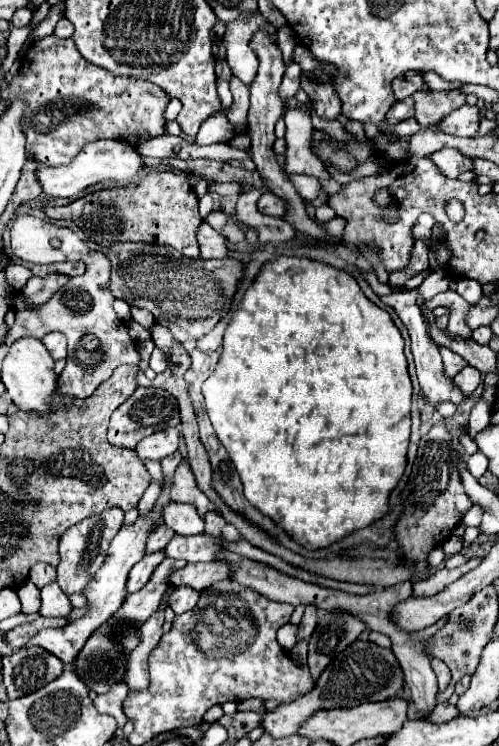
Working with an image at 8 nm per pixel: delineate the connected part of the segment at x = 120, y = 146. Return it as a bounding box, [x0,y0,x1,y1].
[35,141,145,197]

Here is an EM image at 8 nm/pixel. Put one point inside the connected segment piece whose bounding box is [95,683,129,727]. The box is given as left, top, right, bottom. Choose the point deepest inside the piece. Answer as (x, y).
(110, 703)

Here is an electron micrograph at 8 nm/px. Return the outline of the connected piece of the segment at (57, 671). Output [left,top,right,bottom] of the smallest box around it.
[3,647,63,699]

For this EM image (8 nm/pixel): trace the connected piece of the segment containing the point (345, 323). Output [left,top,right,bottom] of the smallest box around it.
[203,257,411,551]

